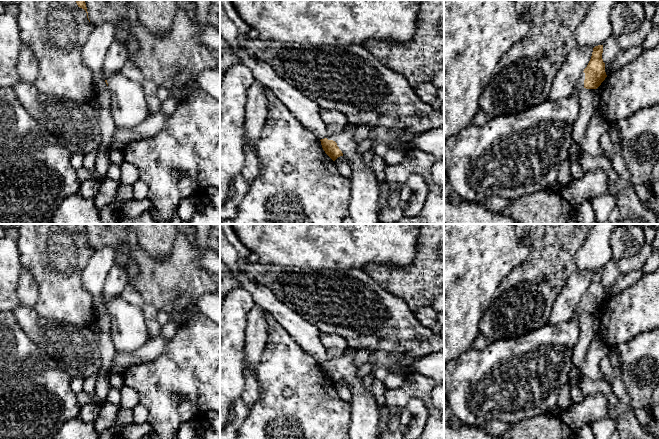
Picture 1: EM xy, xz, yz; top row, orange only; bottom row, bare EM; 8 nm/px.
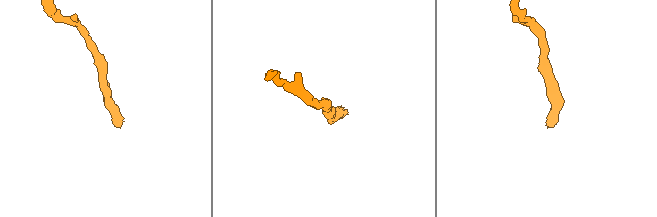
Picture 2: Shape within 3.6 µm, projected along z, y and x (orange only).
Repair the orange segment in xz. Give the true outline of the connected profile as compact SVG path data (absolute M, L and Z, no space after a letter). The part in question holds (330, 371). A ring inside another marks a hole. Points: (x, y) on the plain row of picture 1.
M348 347L342 356L321 363L321 369L333 385L340 380L349 383L352 394L349 439L378 439L379 406L371 391L364 387L363 379L357 376L355 354Z

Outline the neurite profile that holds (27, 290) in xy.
M24 267L19 276L17 295L20 305L30 308L34 308L39 299L38 284L34 276Z

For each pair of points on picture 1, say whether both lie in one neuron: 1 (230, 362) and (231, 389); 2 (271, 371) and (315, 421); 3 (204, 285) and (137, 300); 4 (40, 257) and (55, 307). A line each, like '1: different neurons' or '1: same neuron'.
1: same neuron
2: same neuron
3: different neurons
4: same neuron

